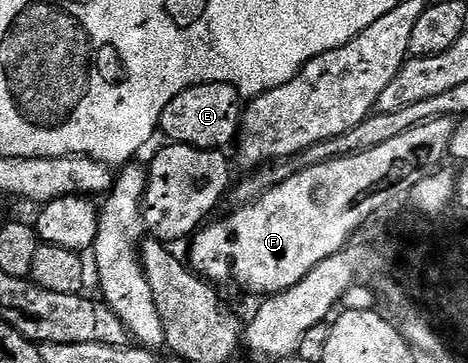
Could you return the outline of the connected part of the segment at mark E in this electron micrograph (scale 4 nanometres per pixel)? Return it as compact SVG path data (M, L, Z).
M198 84L186 88L165 110L159 119L158 131L163 132L173 144L188 144L194 148L222 149L236 139L241 119L241 97L233 86L228 84Z

